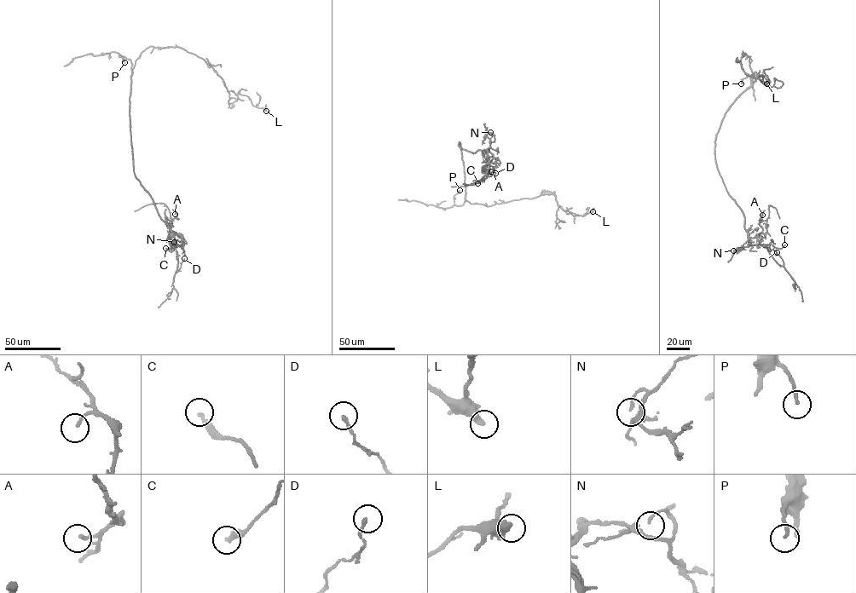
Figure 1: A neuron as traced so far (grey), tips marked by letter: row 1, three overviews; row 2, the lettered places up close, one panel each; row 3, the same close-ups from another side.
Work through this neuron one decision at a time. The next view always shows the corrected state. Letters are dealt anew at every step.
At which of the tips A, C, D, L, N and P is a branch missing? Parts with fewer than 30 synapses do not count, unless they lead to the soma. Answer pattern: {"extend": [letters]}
{"extend": []}

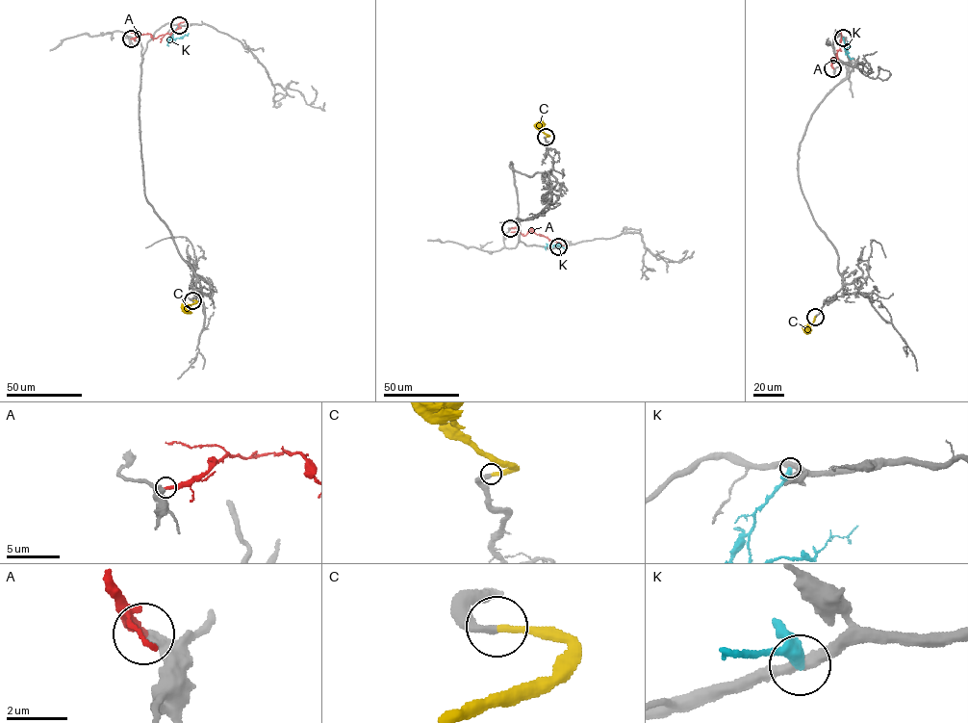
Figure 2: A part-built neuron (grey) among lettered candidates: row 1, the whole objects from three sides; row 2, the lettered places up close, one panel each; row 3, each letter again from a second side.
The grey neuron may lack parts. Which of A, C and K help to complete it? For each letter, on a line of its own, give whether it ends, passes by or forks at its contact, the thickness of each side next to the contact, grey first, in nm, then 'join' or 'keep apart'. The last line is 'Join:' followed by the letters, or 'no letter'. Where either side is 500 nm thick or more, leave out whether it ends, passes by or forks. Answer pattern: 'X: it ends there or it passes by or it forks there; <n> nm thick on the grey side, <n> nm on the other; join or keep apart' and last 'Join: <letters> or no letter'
A: it ends there; 440 nm thick on the grey side, 200 nm on the other; keep apart
C: it ends there; 280 nm thick on the grey side, 240 nm on the other; join
K: it ends there; 400 nm thick on the grey side, 440 nm on the other; keep apart
Join: C

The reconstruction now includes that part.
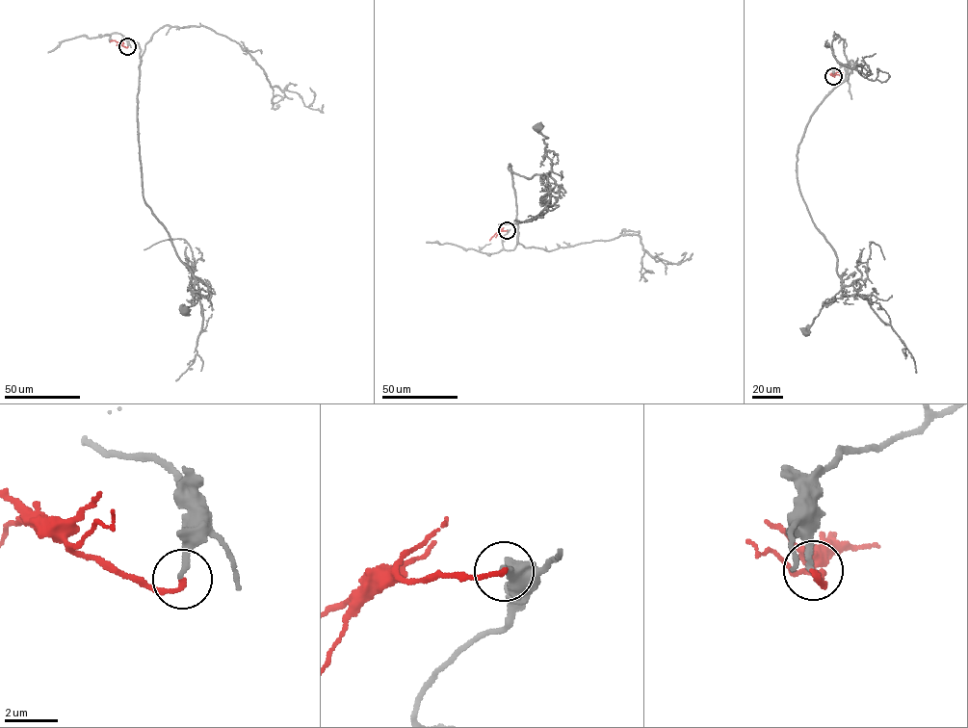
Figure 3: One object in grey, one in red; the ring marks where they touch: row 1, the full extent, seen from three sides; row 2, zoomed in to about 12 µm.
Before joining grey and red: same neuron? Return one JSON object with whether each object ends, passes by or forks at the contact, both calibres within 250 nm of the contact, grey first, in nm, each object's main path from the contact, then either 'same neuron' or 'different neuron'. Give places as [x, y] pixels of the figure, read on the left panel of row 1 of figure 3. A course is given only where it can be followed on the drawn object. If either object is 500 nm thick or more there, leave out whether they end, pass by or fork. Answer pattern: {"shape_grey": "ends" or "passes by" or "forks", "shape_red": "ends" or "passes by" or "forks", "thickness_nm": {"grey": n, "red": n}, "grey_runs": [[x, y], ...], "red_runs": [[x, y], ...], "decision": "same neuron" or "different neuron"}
{"shape_grey": "ends", "shape_red": "ends", "thickness_nm": {"grey": 220, "red": 180}, "grey_runs": [[127, 46], [123, 37], [141, 49], [137, 116], [143, 196], [198, 287], [191, 294], [195, 303], [184, 309]], "red_runs": [[127, 46], [110, 41]], "decision": "same neuron"}

